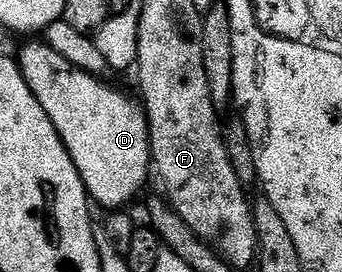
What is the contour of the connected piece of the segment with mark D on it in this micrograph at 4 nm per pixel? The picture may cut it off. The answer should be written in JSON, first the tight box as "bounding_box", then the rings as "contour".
{"bounding_box":[16,45,152,211],"contour":[[[38,45],[21,46],[20,52],[17,54],[16,60],[19,67],[22,68],[23,73],[26,74],[26,82],[32,91],[32,95],[36,95],[36,99],[40,103],[40,107],[44,107],[44,111],[48,111],[48,119],[52,119],[52,123],[56,127],[56,131],[60,135],[60,139],[64,143],[64,147],[68,151],[68,155],[72,159],[72,163],[76,167],[76,171],[80,175],[80,179],[84,183],[86,192],[95,206],[103,205],[103,210],[118,211],[141,191],[146,185],[146,180],[152,177],[152,162],[150,159],[150,123],[146,120],[146,114],[143,106],[136,103],[126,93],[121,93],[118,89],[113,89],[108,82],[102,81],[106,79],[99,79],[95,74],[85,73],[80,67],[76,67],[72,63],[68,63],[68,59],[64,59],[64,55],[56,55],[56,51],[52,47],[41,49]]]}

